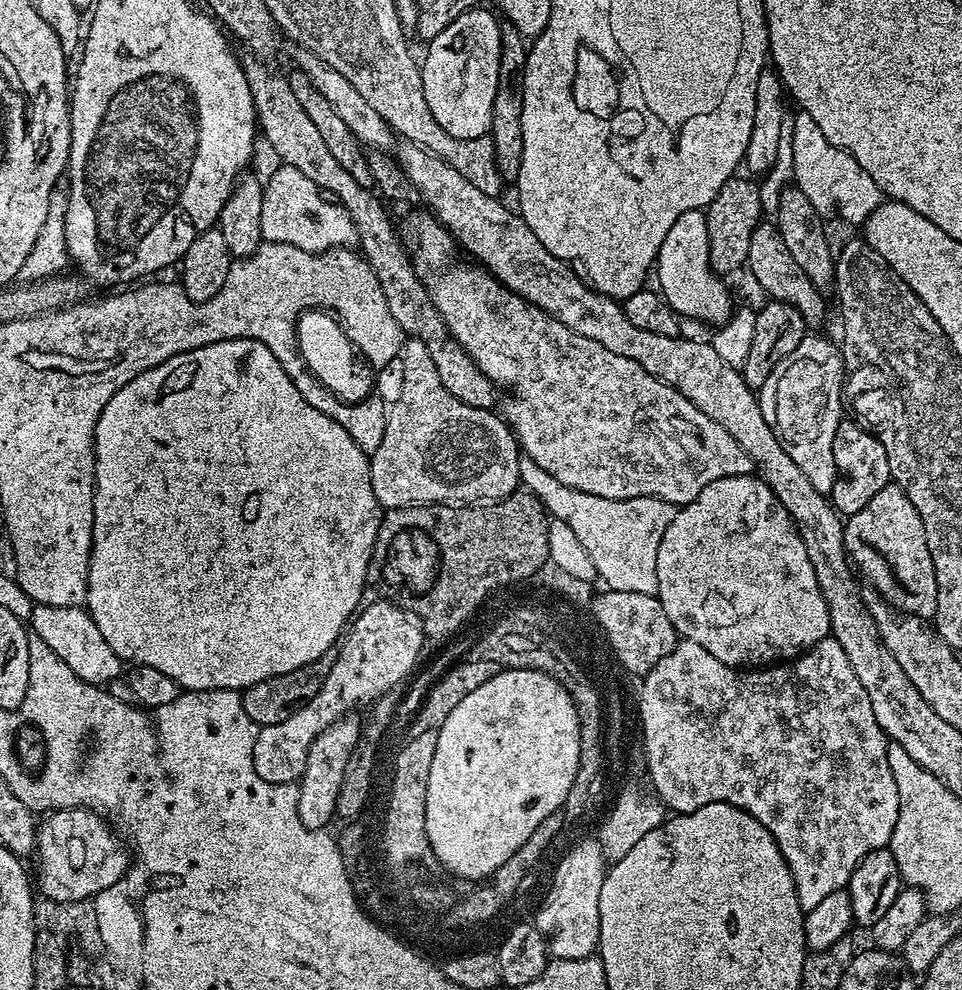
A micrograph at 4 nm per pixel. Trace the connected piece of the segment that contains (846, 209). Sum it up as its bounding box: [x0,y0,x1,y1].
[798,112,882,225]

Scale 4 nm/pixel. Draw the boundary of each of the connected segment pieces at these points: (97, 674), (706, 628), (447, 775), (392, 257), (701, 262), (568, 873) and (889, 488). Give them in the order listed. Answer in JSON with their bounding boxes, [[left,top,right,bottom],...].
[[28,604,124,686],[656,475,829,668],[426,667,579,880],[243,58,496,409],[654,208,734,326],[534,839,606,960],[844,482,938,618]]

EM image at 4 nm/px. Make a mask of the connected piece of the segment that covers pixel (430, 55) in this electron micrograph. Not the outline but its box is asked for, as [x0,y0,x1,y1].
[420,6,500,140]

